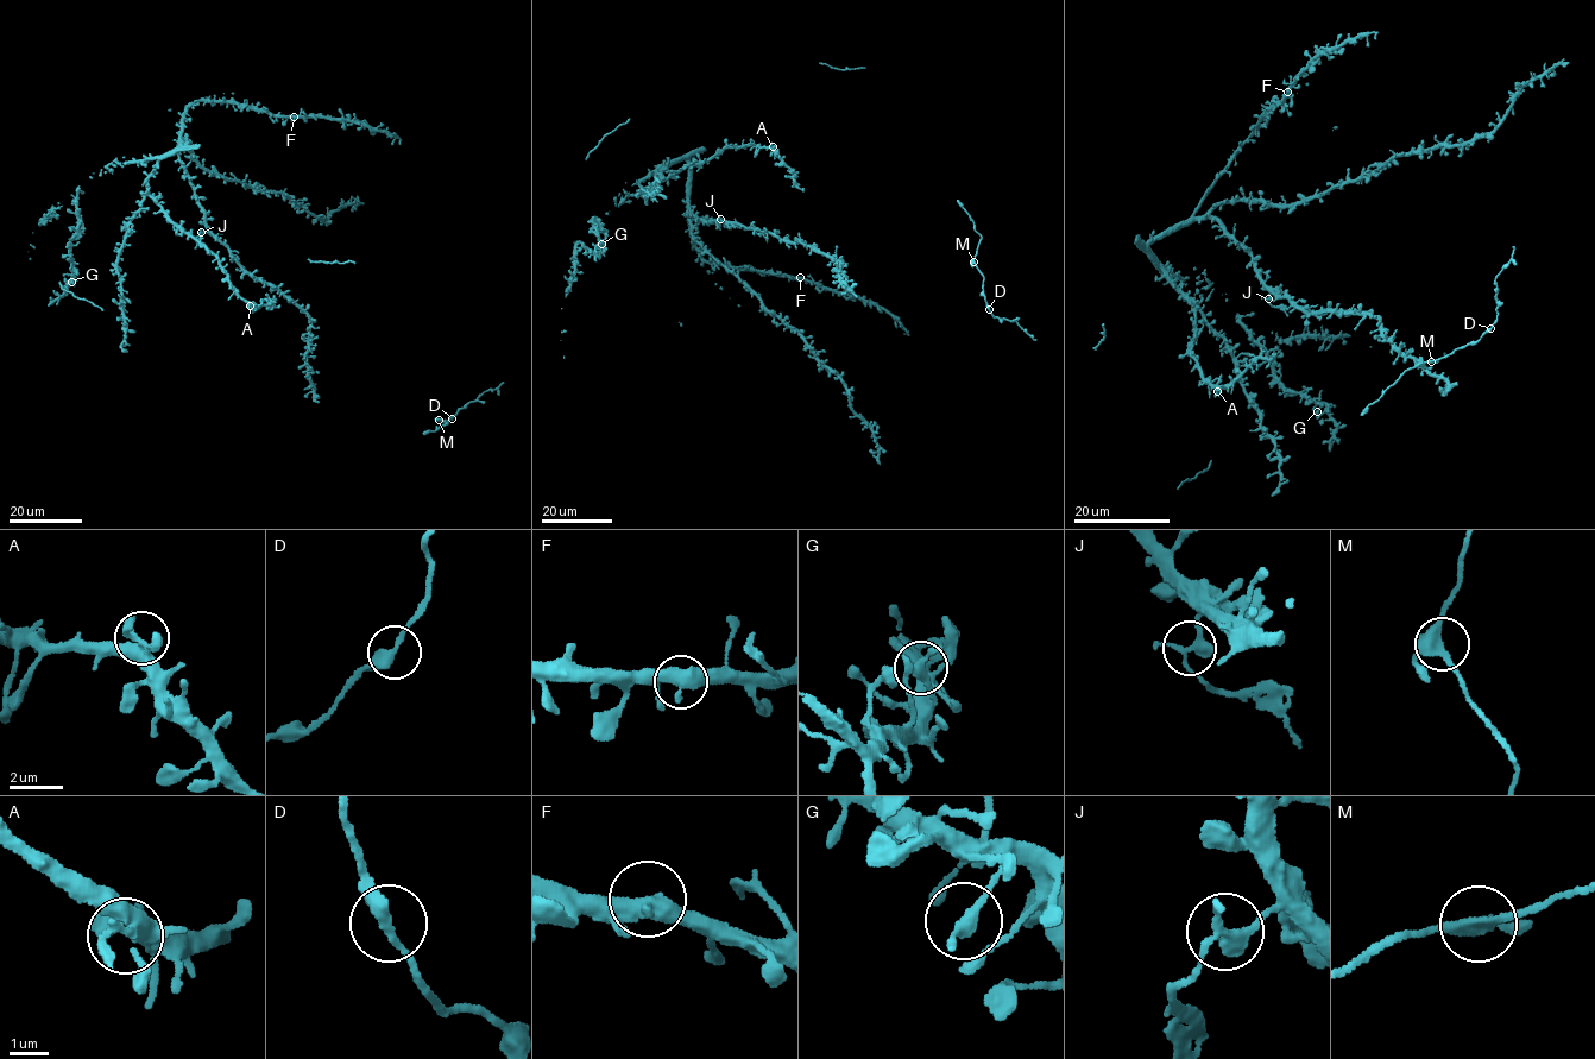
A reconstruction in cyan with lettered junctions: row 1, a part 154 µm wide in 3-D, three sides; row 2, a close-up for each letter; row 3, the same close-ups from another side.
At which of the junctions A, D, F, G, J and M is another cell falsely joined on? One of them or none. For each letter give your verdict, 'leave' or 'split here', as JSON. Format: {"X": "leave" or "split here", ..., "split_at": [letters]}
{"A": "leave", "D": "leave", "F": "leave", "G": "leave", "J": "split here", "M": "leave", "split_at": ["J"]}

